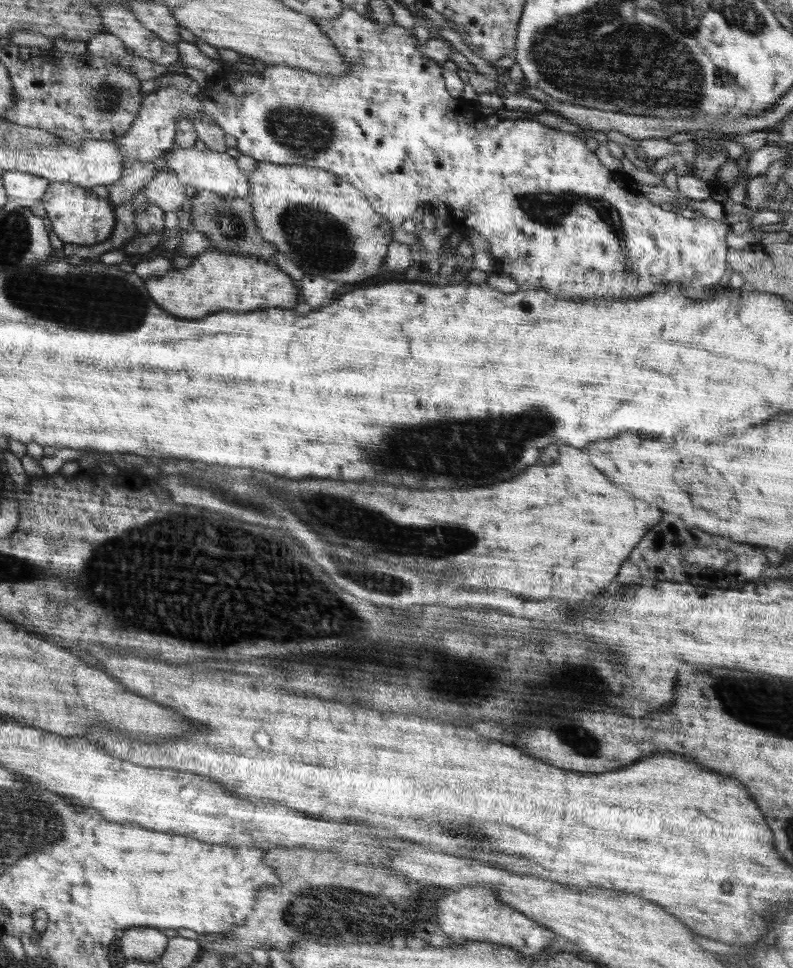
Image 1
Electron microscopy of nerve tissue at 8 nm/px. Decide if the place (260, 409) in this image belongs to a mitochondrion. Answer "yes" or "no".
no

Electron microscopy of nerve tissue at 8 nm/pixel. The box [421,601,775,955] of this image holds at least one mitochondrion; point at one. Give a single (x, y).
(581, 744)

